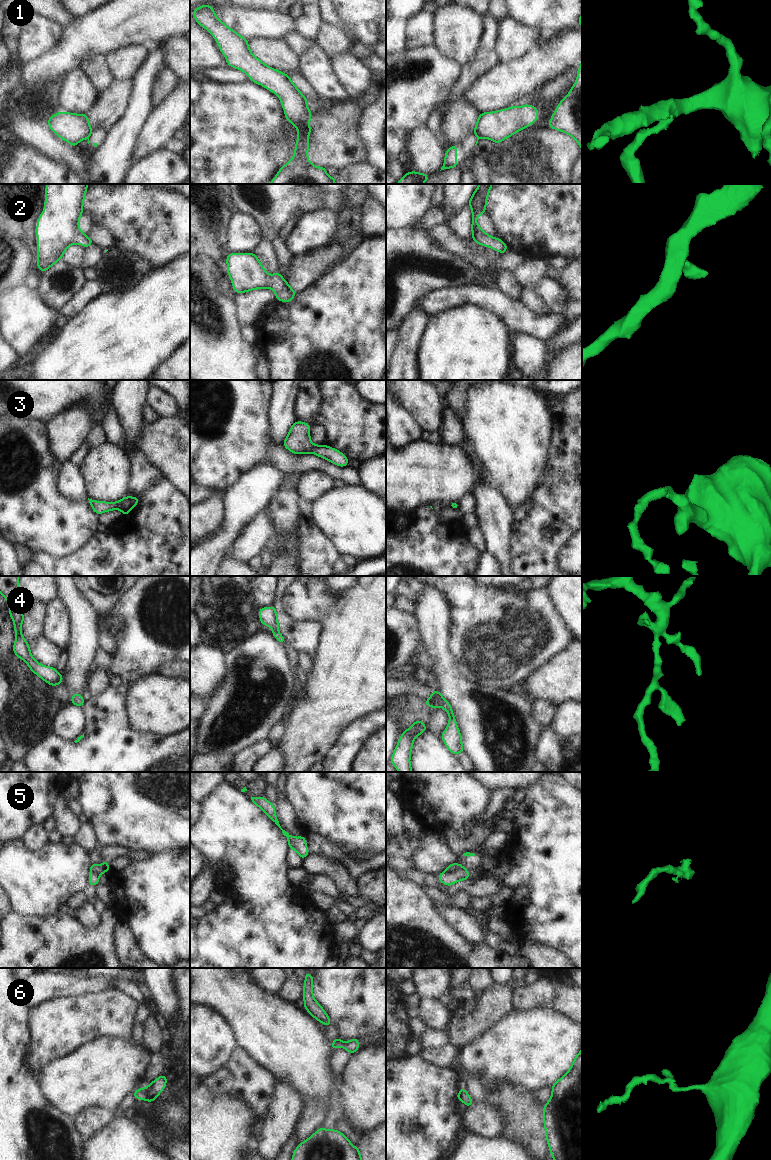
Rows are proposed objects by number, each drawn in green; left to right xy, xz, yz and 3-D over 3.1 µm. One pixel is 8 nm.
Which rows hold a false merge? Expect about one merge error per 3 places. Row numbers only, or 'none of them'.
1, 6

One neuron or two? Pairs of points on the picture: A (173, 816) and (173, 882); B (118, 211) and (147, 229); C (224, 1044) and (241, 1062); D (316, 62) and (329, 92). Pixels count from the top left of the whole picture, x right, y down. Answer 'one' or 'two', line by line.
A: two
B: one
C: two
D: one

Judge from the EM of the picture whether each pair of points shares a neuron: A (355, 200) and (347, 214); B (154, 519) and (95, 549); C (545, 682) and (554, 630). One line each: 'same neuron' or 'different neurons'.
A: same neuron
B: same neuron
C: different neurons

